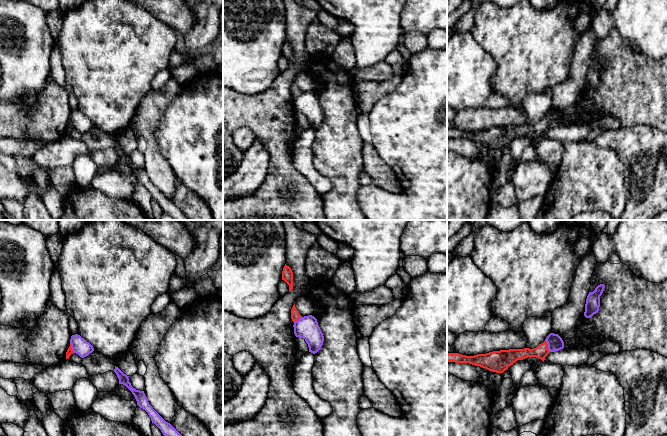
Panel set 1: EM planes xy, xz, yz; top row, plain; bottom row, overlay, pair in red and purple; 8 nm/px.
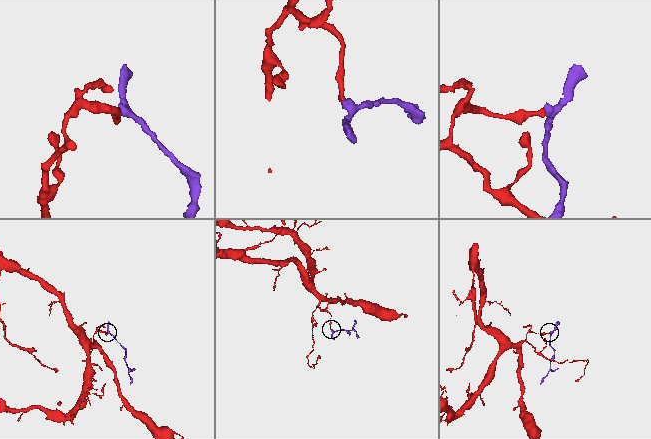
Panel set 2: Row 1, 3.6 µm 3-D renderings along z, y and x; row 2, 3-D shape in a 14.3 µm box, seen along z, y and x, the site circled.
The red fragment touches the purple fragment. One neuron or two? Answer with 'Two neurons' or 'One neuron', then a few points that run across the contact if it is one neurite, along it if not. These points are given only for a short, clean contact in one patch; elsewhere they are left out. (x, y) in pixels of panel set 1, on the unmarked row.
Two neurons. Line: yz (545, 116), (549, 128)

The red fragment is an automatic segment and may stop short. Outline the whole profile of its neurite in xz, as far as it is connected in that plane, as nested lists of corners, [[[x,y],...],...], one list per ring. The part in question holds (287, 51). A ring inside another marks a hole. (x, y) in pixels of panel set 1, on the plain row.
[[[285,40],[282,47],[282,56],[289,61],[289,67],[293,65],[293,48],[289,42]]]

